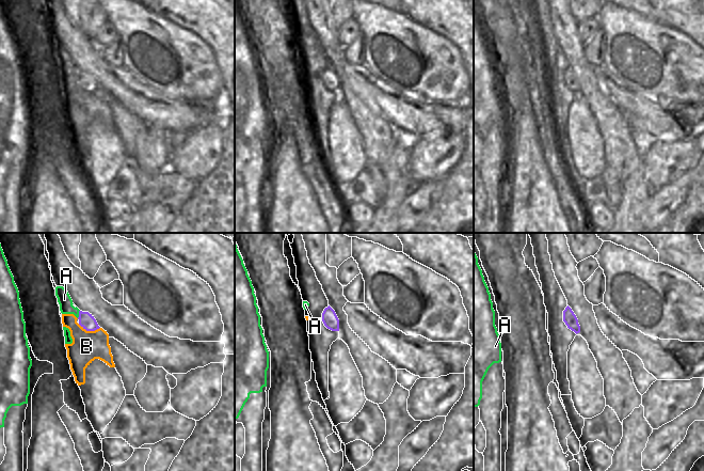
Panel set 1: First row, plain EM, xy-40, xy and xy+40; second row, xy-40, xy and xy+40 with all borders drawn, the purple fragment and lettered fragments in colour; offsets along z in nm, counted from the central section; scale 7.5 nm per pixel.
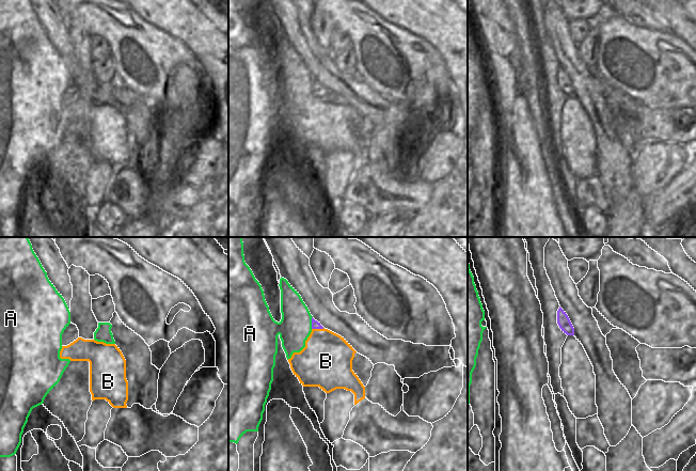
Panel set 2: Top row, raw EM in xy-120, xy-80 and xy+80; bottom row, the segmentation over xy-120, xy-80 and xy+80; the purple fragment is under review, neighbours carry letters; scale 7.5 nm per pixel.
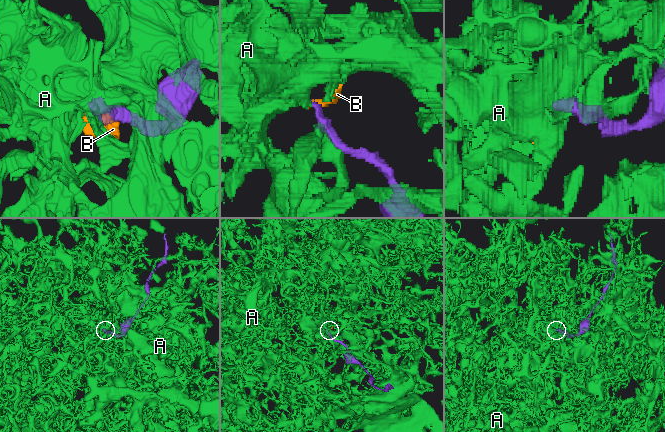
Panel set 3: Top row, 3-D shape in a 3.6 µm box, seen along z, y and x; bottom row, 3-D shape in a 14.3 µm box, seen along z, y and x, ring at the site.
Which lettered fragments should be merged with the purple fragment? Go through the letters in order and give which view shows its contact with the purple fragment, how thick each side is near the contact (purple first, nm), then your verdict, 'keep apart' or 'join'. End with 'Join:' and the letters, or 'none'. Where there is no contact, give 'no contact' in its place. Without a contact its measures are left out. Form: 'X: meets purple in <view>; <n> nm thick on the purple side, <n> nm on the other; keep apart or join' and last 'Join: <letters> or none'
A: meets purple in xy-40; 110 nm thick on the purple side, 100 nm on the other; keep apart
B: meets purple in xy-40; 110 nm thick on the purple side, 240 nm on the other; keep apart
Join: none

